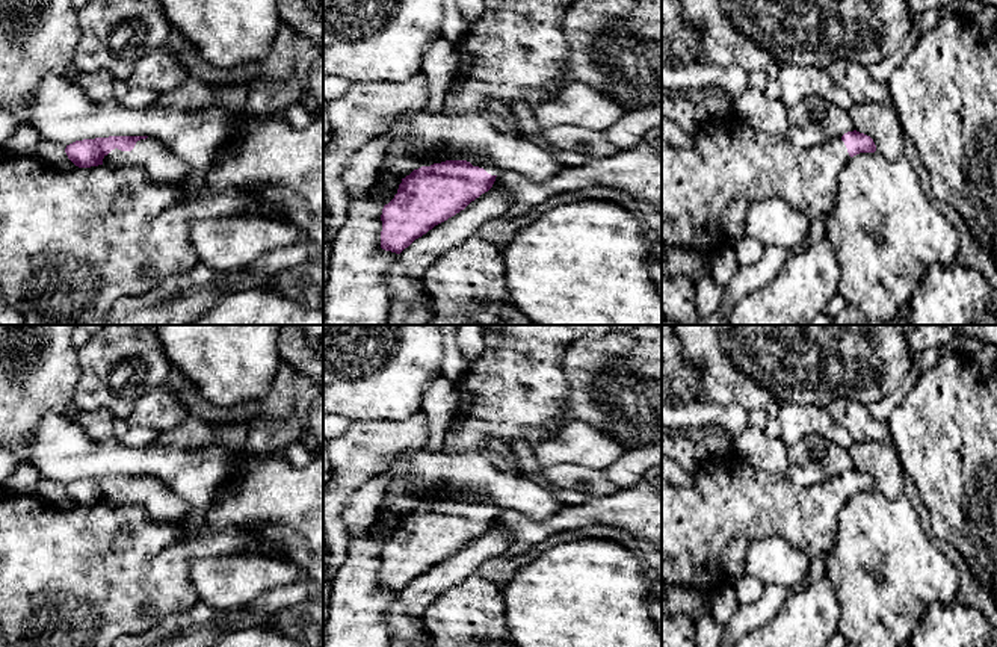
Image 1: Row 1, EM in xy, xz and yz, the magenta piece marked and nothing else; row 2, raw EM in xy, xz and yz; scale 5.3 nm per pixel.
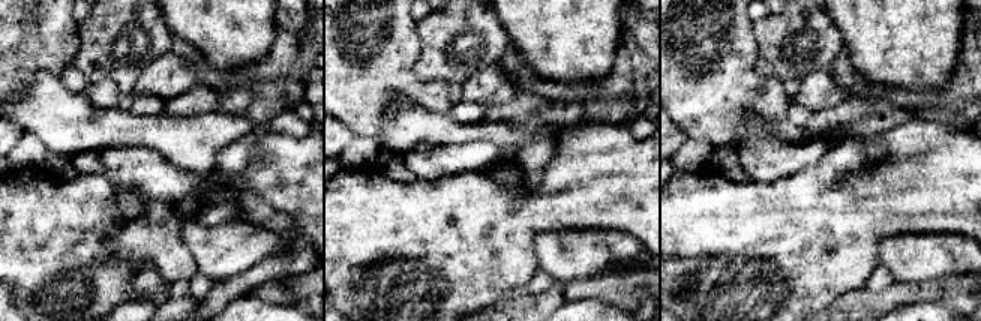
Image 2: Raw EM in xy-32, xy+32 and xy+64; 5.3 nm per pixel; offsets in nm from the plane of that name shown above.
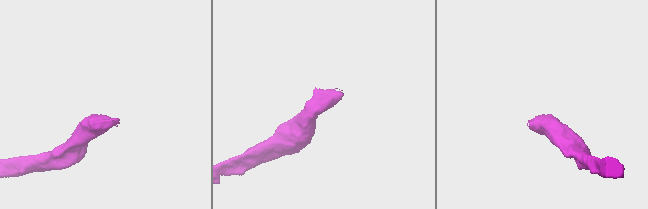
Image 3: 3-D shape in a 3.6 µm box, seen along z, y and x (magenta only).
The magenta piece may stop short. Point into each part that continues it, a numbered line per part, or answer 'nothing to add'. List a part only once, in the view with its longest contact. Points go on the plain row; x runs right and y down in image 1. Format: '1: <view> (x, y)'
1: xy (150, 495)

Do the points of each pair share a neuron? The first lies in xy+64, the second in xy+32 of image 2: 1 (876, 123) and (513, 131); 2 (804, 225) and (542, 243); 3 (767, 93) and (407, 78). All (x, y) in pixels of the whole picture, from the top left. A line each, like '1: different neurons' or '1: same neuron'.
1: different neurons
2: different neurons
3: same neuron

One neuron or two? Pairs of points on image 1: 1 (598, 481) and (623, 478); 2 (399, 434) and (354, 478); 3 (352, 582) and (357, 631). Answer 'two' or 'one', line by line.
1: two
2: one
3: one

